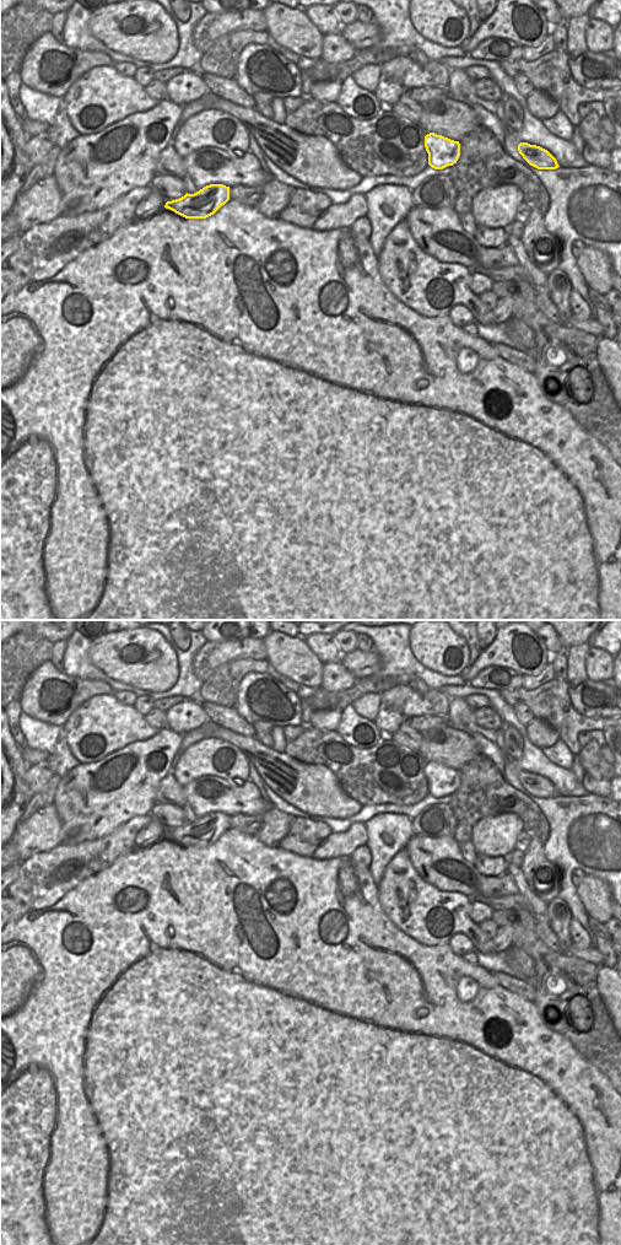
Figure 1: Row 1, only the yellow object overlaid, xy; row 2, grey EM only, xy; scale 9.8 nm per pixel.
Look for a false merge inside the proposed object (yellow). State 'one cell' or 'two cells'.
one cell

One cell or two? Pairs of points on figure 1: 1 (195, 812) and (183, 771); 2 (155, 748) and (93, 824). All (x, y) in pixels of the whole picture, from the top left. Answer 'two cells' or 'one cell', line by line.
1: two cells
2: one cell

